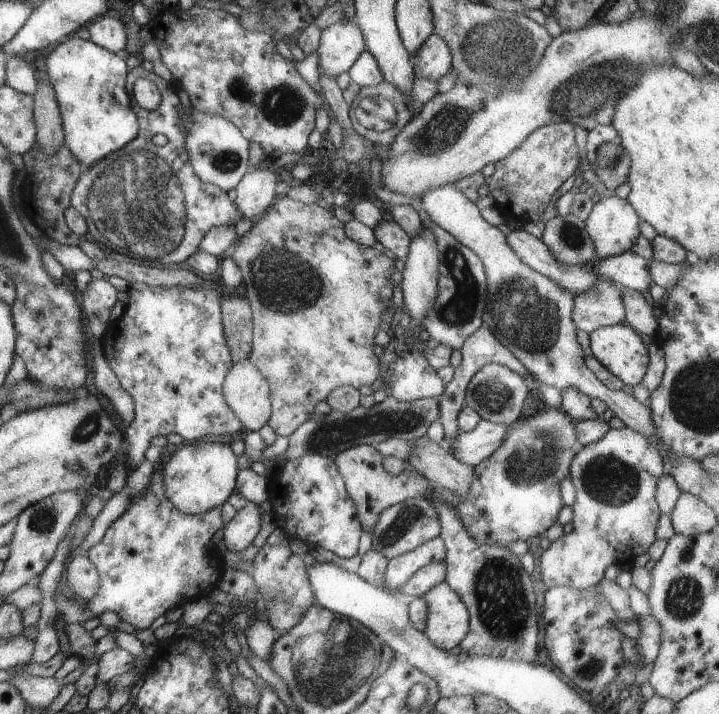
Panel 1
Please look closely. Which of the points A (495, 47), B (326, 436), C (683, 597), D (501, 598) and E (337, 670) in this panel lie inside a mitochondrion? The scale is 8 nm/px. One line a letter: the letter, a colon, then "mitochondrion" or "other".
A: mitochondrion
B: mitochondrion
C: mitochondrion
D: mitochondrion
E: mitochondrion

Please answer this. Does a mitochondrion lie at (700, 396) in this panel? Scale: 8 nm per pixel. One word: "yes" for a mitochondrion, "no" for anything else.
yes

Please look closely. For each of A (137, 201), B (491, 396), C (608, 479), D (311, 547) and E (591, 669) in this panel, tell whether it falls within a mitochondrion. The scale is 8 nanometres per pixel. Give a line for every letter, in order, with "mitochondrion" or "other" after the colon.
A: mitochondrion
B: mitochondrion
C: mitochondrion
D: other
E: mitochondrion

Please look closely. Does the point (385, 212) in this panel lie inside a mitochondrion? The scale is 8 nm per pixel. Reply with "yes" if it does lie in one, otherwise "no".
no

